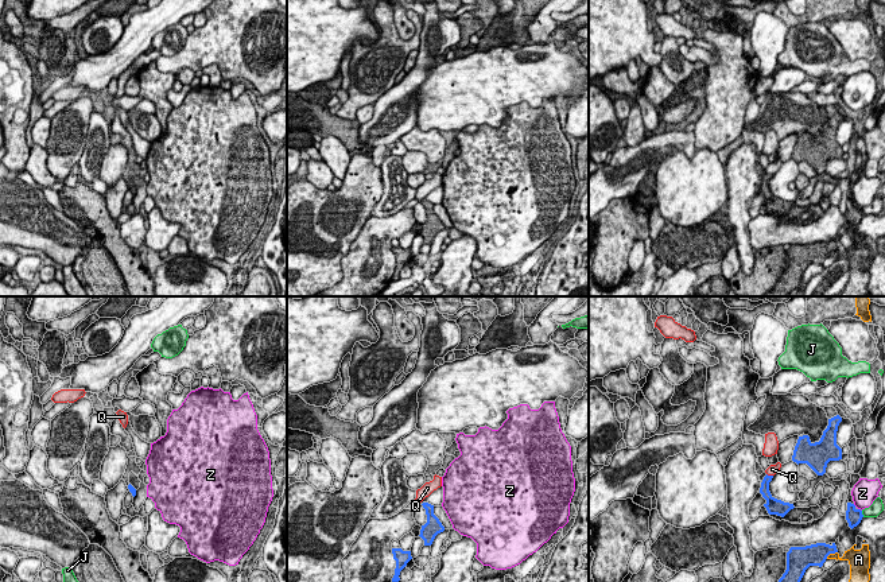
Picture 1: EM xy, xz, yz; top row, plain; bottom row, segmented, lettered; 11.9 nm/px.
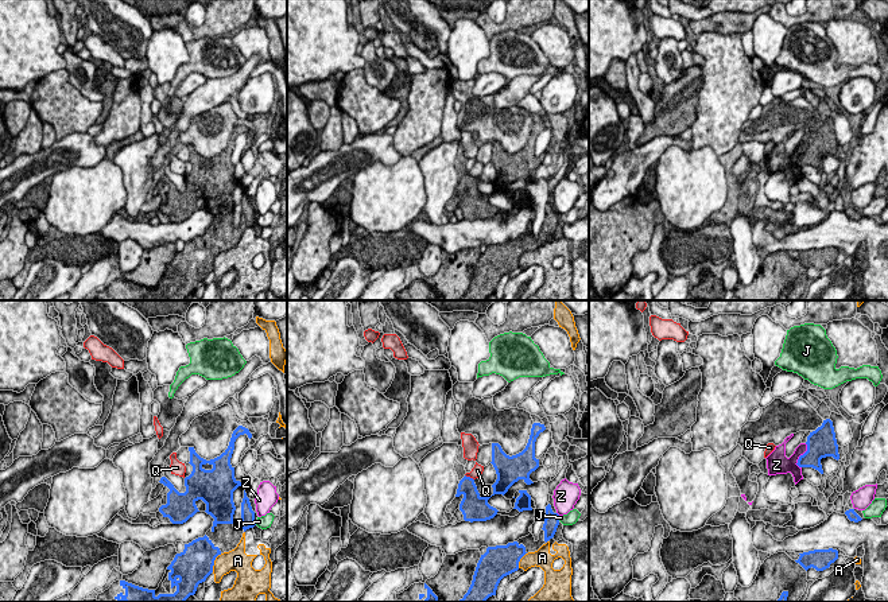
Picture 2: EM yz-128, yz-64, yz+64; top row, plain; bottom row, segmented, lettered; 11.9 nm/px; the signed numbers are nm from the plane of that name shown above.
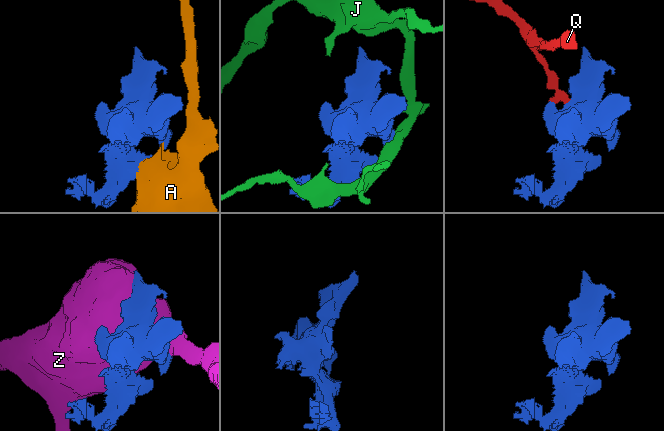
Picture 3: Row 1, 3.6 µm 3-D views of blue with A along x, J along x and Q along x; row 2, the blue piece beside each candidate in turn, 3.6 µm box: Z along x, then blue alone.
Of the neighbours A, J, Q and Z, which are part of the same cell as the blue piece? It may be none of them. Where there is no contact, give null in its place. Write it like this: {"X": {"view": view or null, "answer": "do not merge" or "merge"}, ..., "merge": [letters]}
{"A": {"view": "yz", "answer": "do not merge"}, "J": {"view": "yz", "answer": "do not merge"}, "Q": {"view": "yz", "answer": "do not merge"}, "Z": {"view": "yz", "answer": "do not merge"}, "merge": []}

